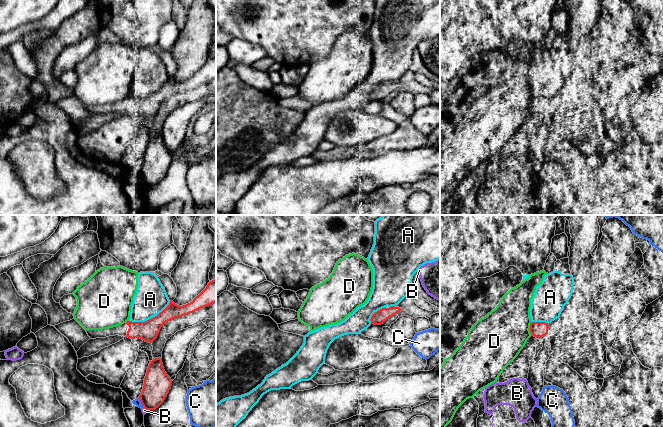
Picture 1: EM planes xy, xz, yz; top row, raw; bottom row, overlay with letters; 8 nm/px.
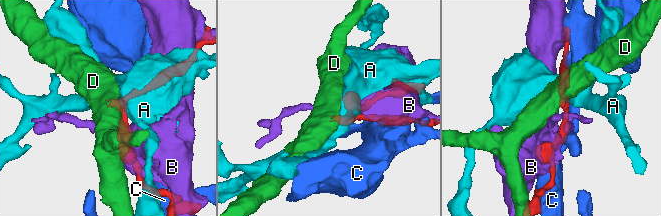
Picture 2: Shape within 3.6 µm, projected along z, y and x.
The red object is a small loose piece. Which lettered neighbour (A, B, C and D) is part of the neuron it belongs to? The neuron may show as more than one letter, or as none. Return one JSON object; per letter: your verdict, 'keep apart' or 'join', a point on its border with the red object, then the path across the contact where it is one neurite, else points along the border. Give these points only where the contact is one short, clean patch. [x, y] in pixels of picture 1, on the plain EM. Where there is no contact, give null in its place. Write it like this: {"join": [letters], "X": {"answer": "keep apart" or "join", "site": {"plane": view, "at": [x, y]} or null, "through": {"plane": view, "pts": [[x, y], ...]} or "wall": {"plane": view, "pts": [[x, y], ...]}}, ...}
{"join": [], "A": {"answer": "keep apart", "site": {"plane": "xy", "at": [151, 94]}}, "B": {"answer": "keep apart", "site": {"plane": "xy", "at": [146, 185]}}, "C": {"answer": "keep apart", "site": {"plane": "xy", "at": [141, 178]}}, "D": {"answer": "keep apart", "site": {"plane": "yz", "at": [529, 105]}}}

